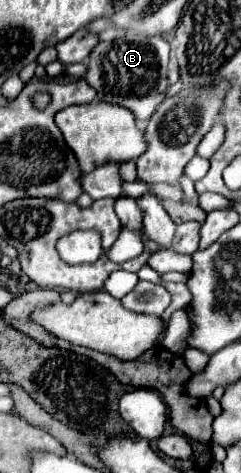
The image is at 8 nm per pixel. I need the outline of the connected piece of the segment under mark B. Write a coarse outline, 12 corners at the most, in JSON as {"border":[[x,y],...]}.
{"border":[[162,37],[98,43],[86,81],[148,121],[168,91]]}

